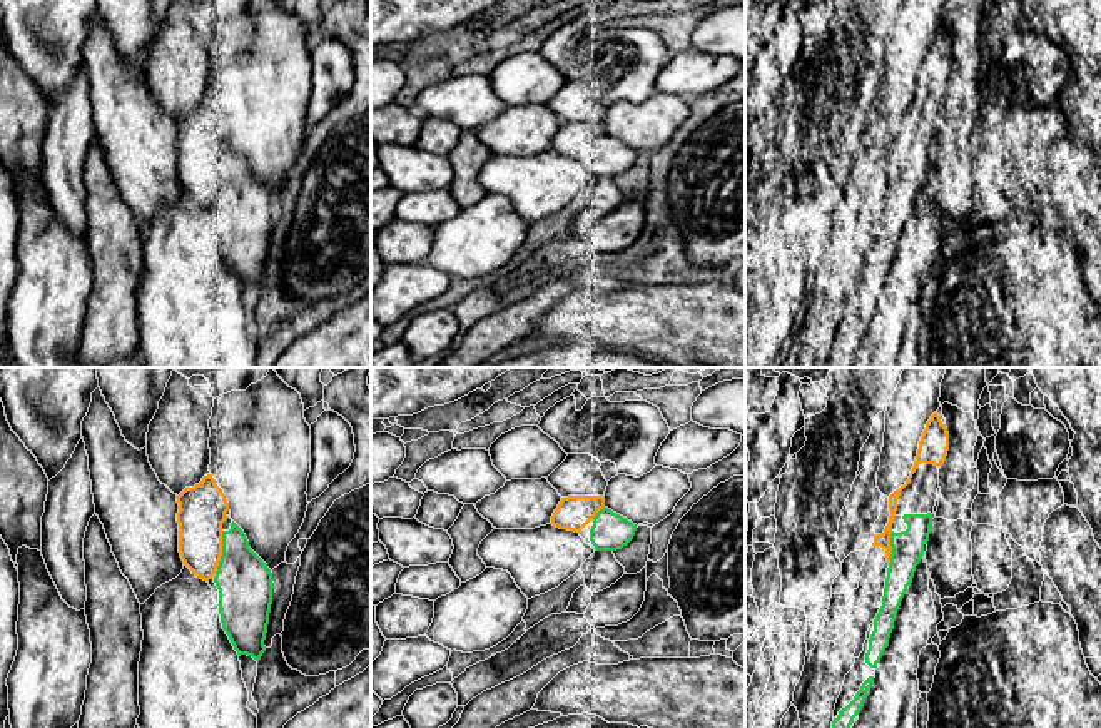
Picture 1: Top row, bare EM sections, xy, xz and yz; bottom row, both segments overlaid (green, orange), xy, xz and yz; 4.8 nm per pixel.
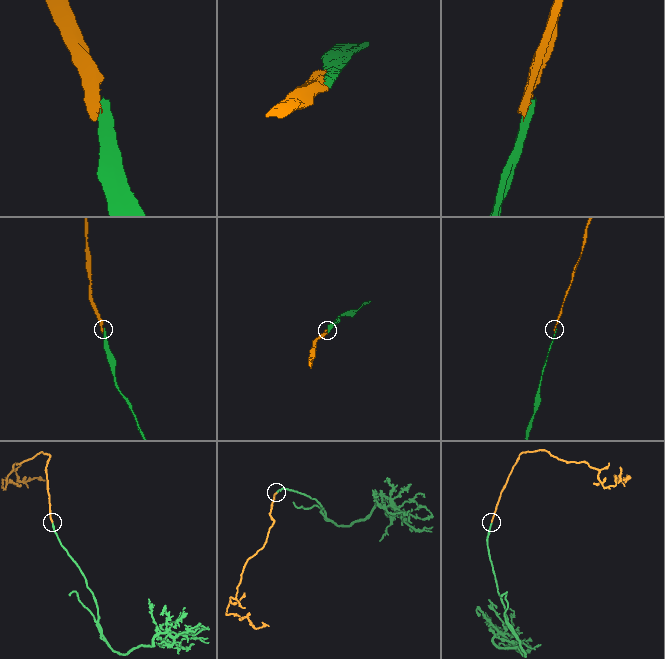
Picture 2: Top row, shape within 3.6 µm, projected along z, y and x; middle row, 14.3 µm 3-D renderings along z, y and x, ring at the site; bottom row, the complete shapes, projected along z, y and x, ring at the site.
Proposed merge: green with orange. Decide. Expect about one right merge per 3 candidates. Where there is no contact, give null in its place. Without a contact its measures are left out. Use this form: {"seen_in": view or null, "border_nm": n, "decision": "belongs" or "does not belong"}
{"seen_in": "xy", "border_nm": 220, "decision": "belongs"}

